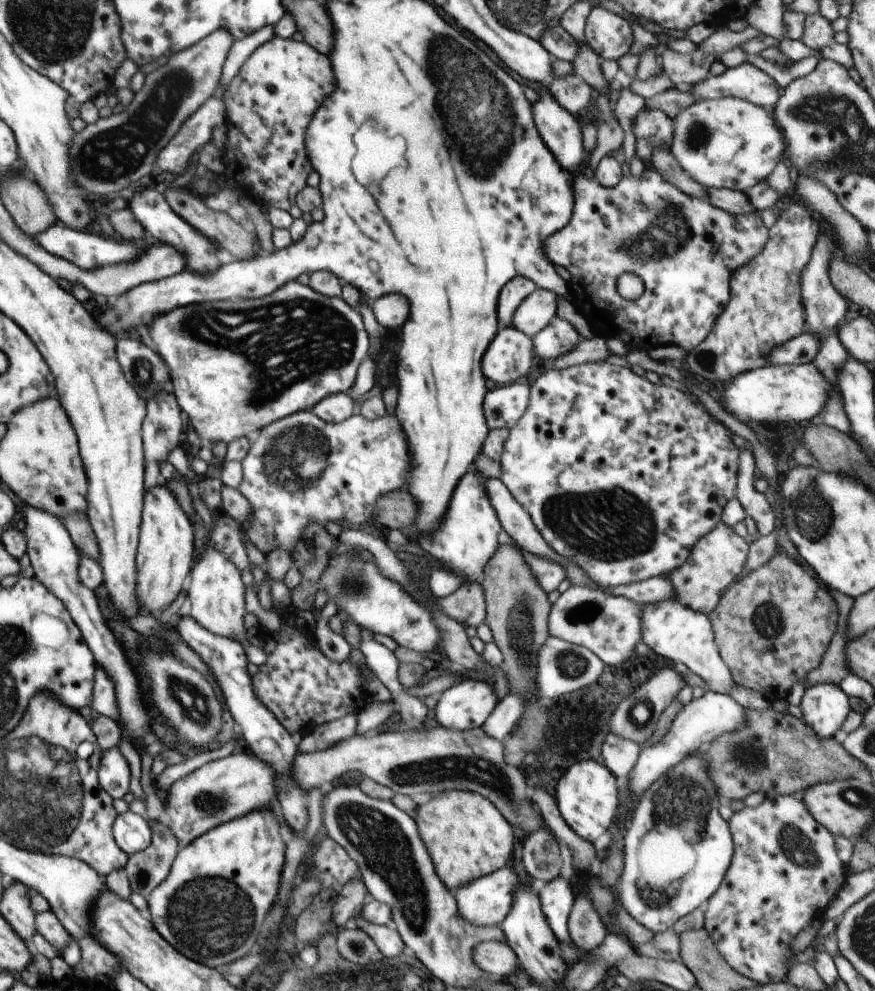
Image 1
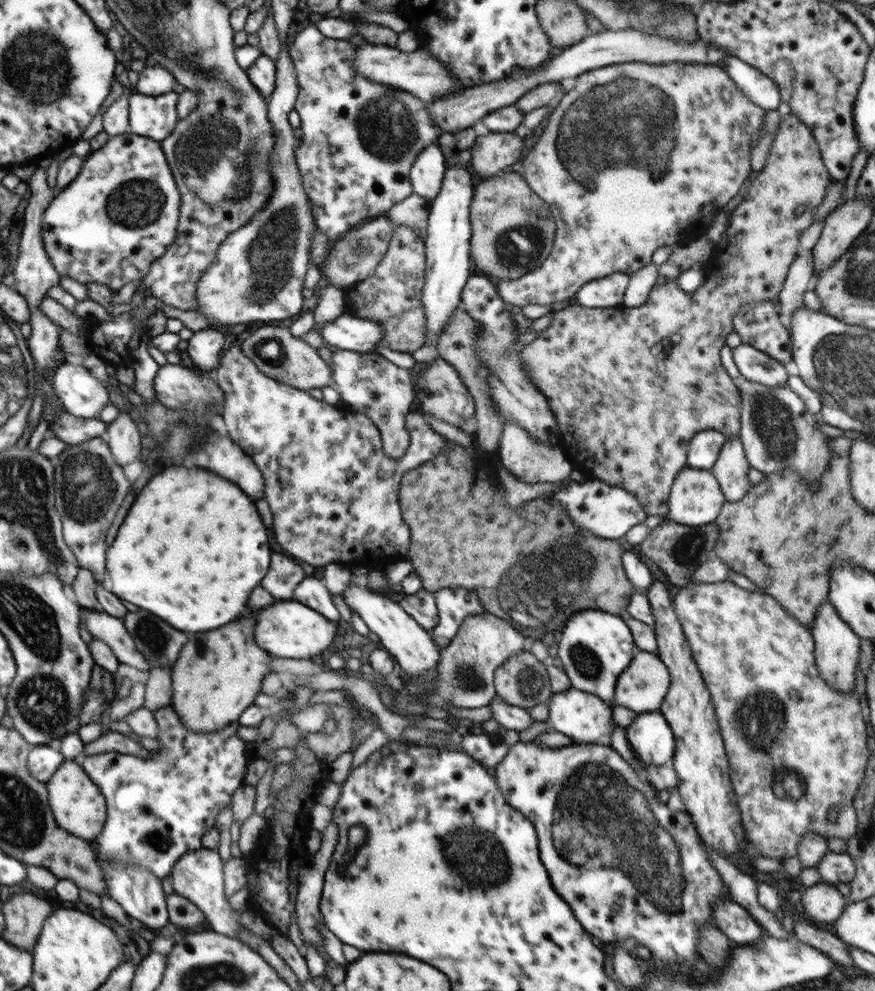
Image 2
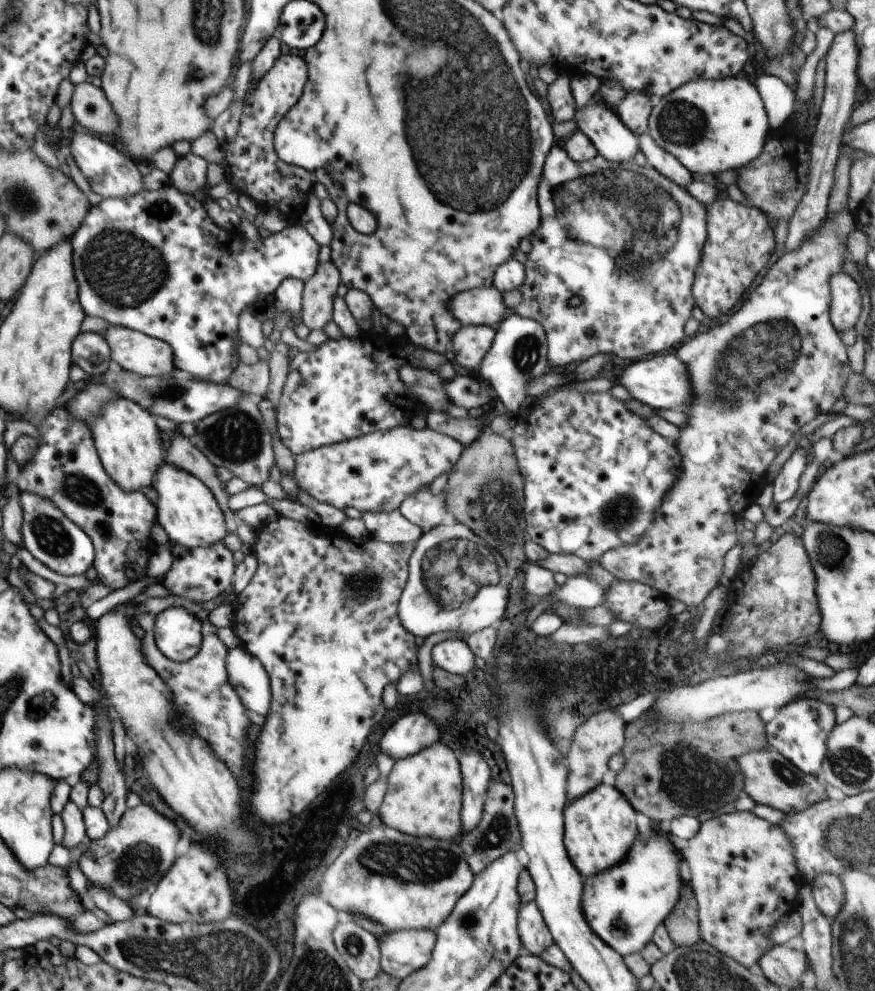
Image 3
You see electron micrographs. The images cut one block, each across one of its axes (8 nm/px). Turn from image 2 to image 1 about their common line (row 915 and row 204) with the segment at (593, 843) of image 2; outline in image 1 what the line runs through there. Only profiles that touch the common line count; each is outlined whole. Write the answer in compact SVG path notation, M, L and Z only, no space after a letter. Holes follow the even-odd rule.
M547 85L538 93L538 102L532 105L532 112L544 144L560 166L572 174L575 195L572 218L562 230L547 238L544 252L554 266L562 266L570 272L572 279L566 283L571 288L575 308L586 318L596 336L605 340L618 339L631 350L648 351L676 344L686 353L692 352L708 338L716 318L724 312L730 300L732 274L756 258L768 242L769 230L762 223L761 215L730 214L714 206L707 198L688 196L666 182L650 166L644 169L640 178L623 176L614 188L604 188L582 172L582 164L587 161L582 129L574 115L552 98ZM628 270L636 273L644 283L644 294L638 300L626 300L616 290L616 280Z

